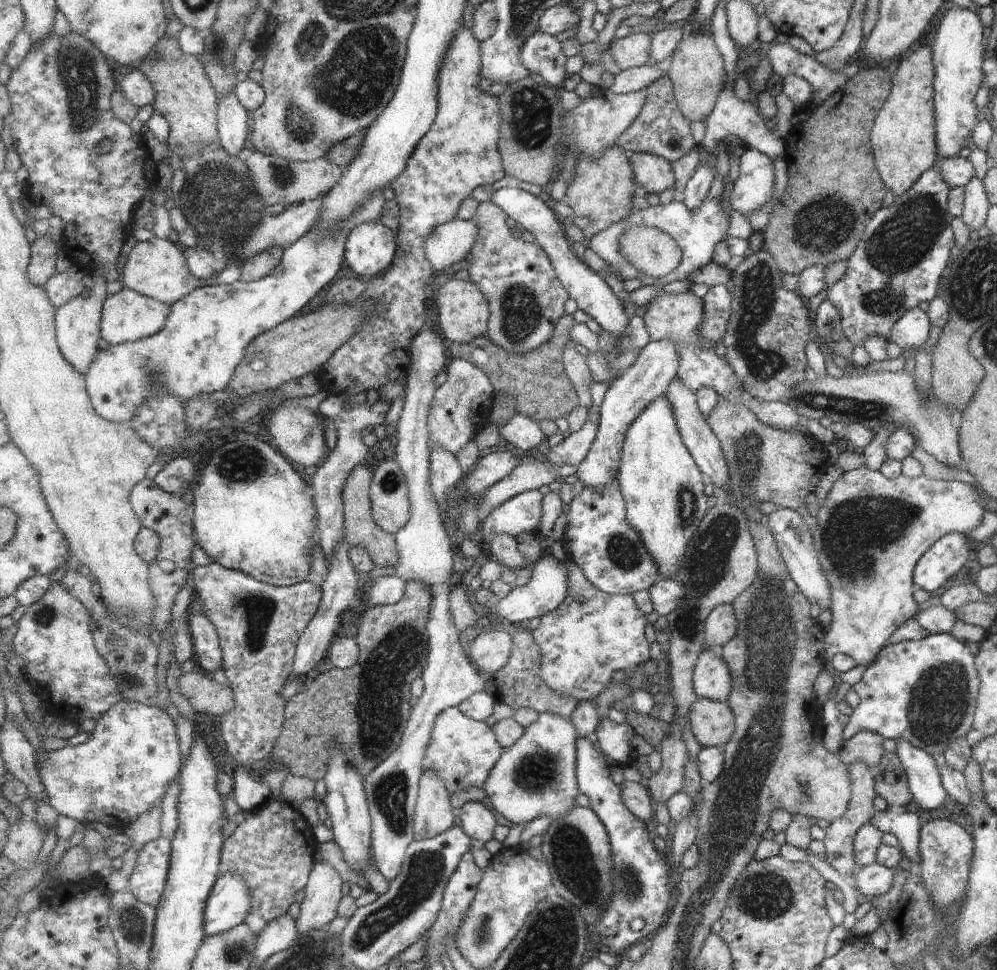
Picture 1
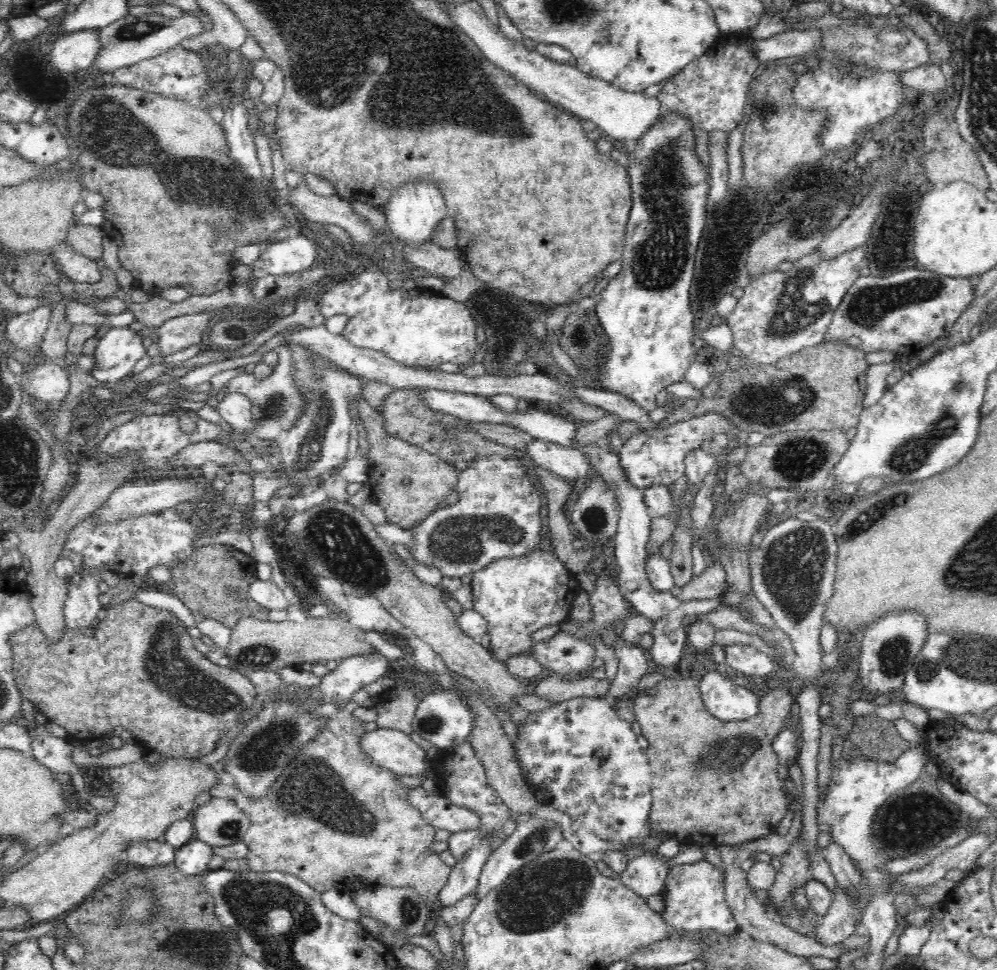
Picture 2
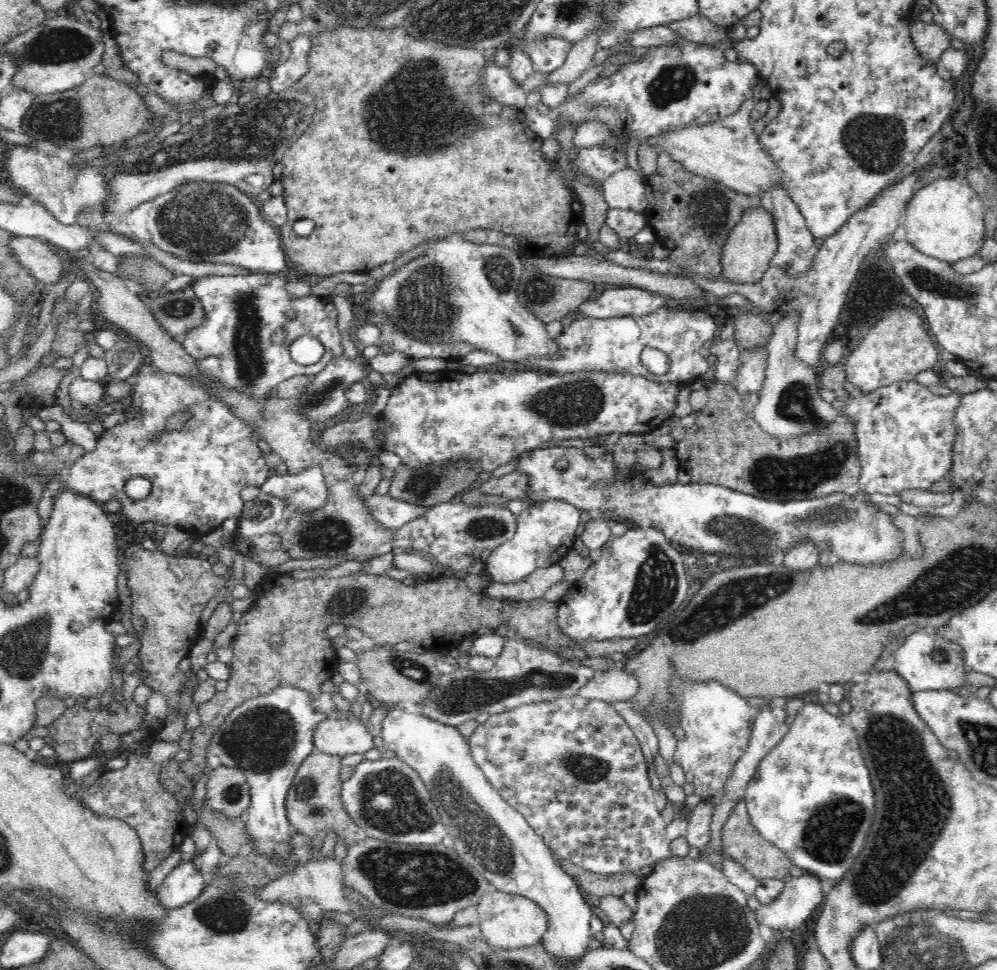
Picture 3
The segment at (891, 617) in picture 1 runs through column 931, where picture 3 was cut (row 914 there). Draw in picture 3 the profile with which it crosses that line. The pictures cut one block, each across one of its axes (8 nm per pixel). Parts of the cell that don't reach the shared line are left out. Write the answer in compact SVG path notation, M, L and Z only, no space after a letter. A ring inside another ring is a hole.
M491 890L477 905L477 910L482 935L495 948L534 946L538 940L542 942L542 936L548 928L548 921L546 921L544 911L538 905L534 905L534 902L531 902L528 898L518 895Z

